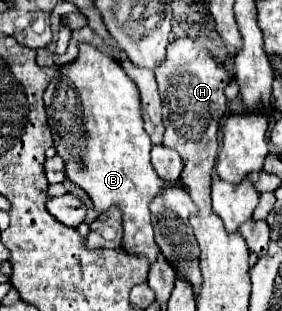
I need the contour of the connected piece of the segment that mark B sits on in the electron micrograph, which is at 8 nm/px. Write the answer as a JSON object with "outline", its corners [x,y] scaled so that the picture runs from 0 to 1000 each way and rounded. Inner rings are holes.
{"outline":[[[291,138],[277,183],[213,215],[191,254],[177,260],[156,299],[156,338],[170,395],[191,428],[191,473],[206,498],[234,524],[234,569],[248,569],[277,601],[291,601],[312,633],[326,640],[348,685],[383,678],[397,659],[433,672],[433,717],[440,717],[440,768],[433,801],[468,820],[518,820],[532,846],[553,839],[560,788],[546,775],[539,717],[532,717],[532,646],[582,608],[582,582],[553,563],[532,524],[532,441],[511,421],[511,389],[496,363],[496,305],[489,280],[461,248],[440,235],[426,203],[376,177],[369,164]]]}

